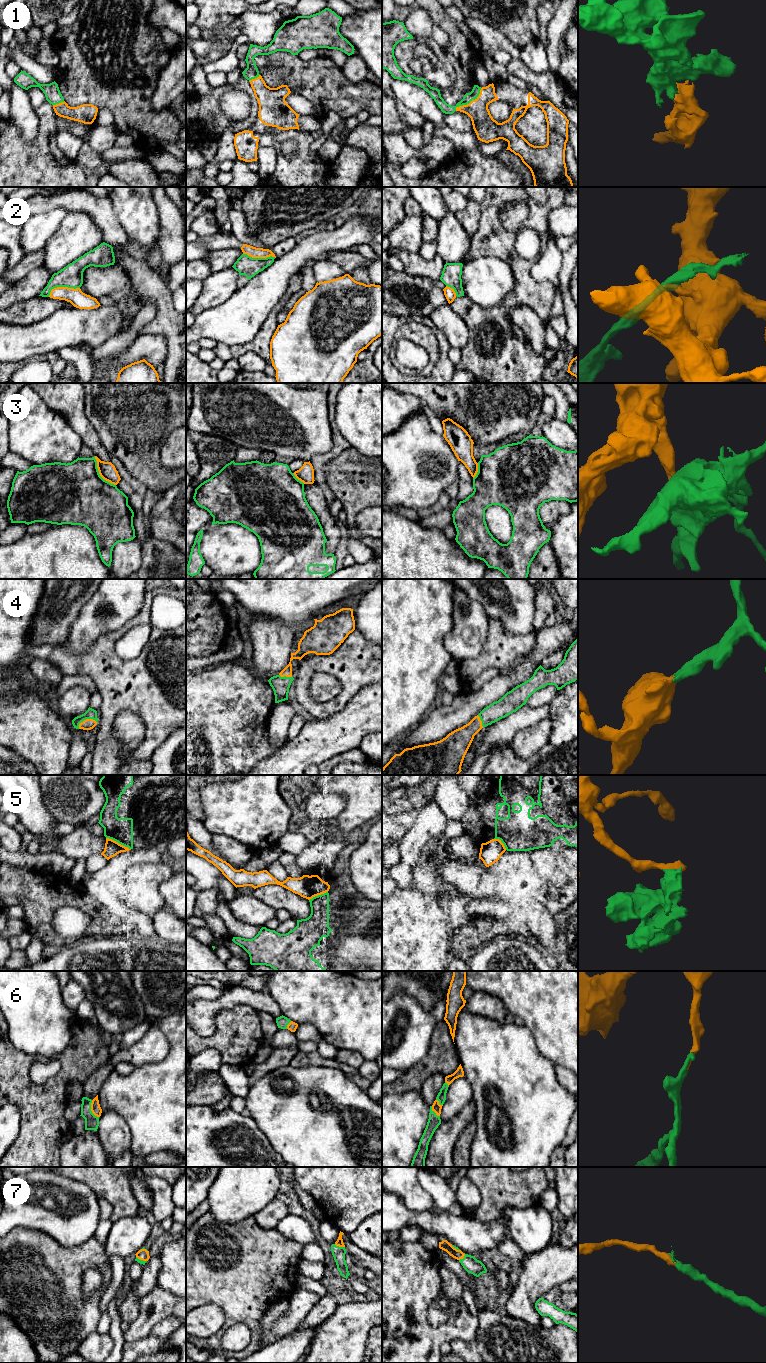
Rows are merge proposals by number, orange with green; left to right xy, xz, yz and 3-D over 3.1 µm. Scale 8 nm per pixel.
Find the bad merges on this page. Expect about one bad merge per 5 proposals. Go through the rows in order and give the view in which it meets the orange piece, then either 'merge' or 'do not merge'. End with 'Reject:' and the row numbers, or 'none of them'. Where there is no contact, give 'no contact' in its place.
1: yz | merge
2: xy | do not merge
3: xy | do not merge
4: xy | merge
5: xy | do not merge
6: xy | merge
7: xz | merge
Reject: 2, 3, 5

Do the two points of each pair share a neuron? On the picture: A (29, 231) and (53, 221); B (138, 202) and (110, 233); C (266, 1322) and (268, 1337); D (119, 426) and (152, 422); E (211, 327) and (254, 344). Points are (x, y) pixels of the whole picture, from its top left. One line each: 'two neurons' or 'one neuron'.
A: one neuron
B: two neurons
C: one neuron
D: one neuron
E: two neurons

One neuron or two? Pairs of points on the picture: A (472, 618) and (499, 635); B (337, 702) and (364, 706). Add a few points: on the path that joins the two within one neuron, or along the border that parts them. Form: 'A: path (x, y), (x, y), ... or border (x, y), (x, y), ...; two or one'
A: border (489, 620), (486, 640), (481, 650); two
B: border (363, 687), (342, 709), (327, 717); two

